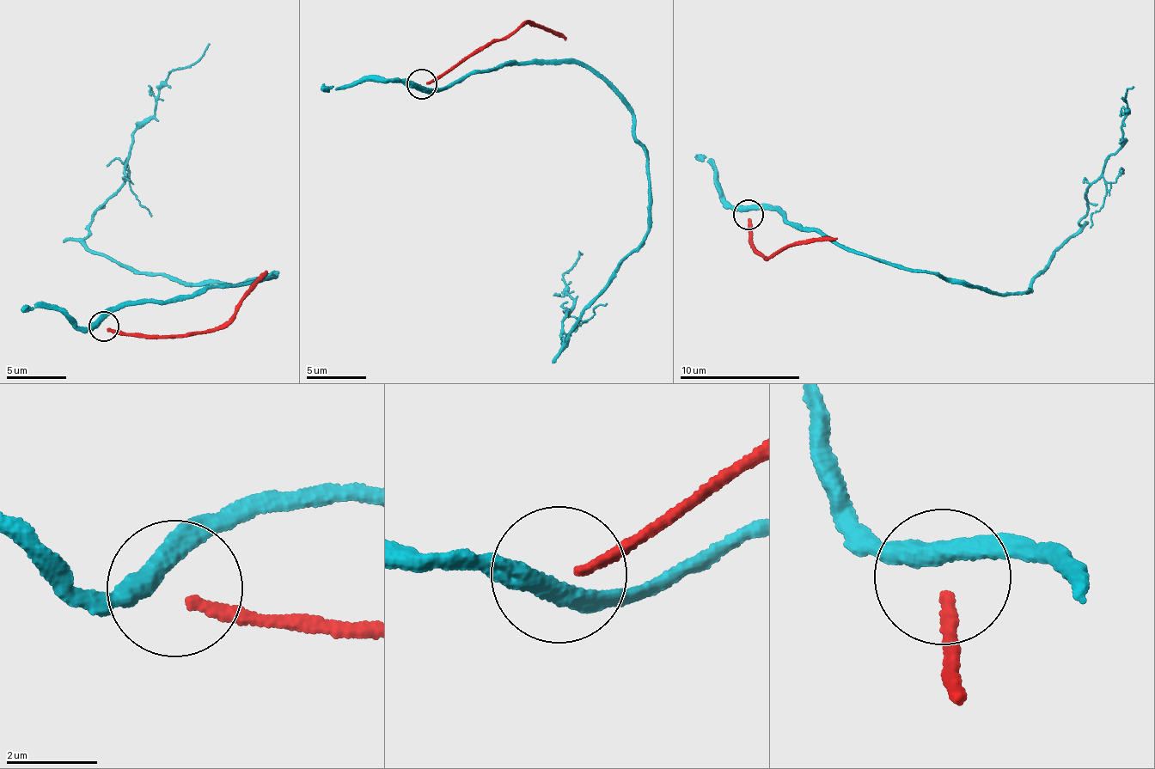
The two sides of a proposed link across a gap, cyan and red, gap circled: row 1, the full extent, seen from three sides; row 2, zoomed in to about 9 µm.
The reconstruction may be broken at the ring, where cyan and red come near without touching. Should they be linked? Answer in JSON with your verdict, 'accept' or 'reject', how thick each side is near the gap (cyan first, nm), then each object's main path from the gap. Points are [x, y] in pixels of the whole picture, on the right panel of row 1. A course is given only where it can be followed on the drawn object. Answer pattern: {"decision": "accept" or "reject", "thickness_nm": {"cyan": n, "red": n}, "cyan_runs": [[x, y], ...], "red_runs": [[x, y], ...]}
{"decision": "reject", "thickness_nm": {"cyan": 400, "red": 220}, "cyan_runs": [[750, 211], [965, 284], [1024, 289], [1081, 229], [1133, 85]], "red_runs": [[749, 218], [752, 243], [770, 259], [796, 245], [839, 238]]}

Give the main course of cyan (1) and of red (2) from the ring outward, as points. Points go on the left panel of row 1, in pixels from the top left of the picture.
1: (101, 323), (274, 274), (186, 283), (86, 241), (158, 88), (209, 42)
2: (106, 329), (156, 337), (223, 325), (235, 314), (242, 297), (261, 282), (266, 270)

